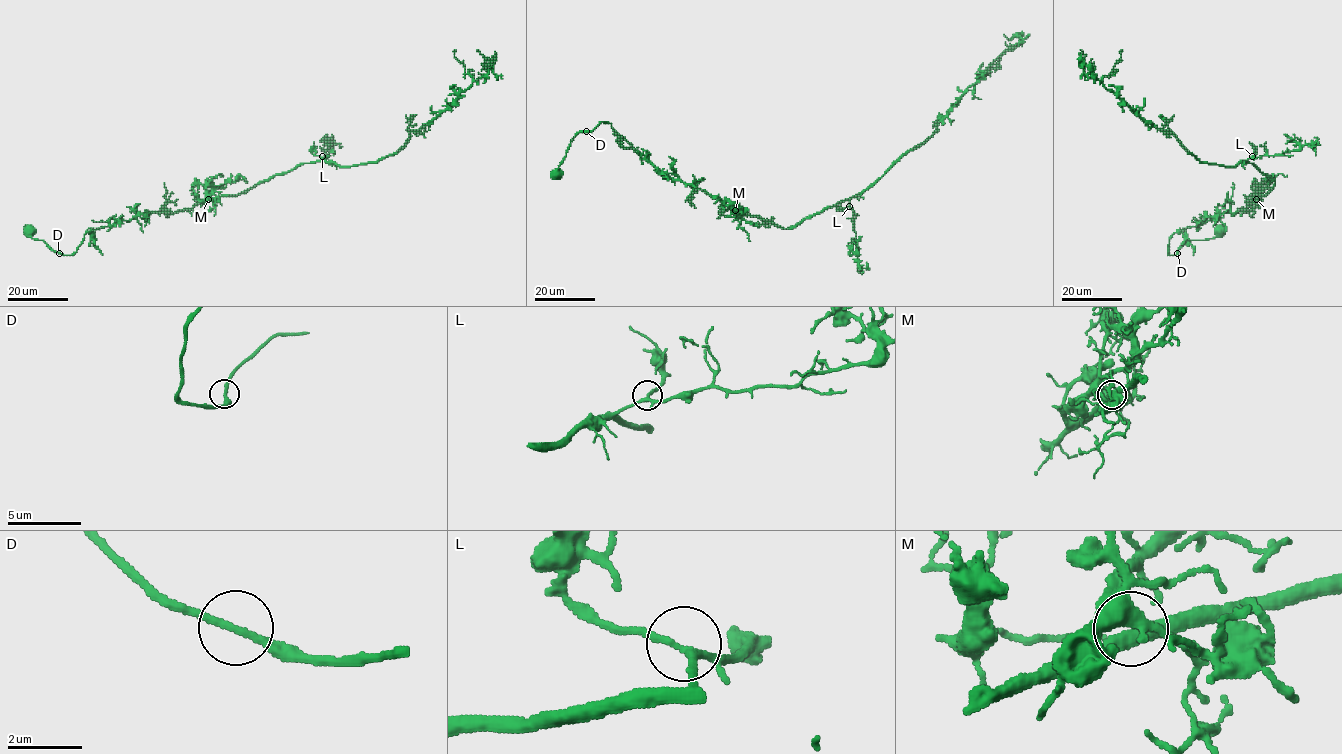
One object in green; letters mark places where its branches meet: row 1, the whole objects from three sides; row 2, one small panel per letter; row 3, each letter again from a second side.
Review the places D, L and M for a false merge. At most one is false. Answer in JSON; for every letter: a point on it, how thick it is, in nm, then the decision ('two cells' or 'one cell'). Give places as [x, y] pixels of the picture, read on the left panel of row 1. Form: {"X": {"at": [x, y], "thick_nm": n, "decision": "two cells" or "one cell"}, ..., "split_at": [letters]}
{"D": {"at": [59, 253], "thick_nm": 200, "decision": "one cell"}, "L": {"at": [322, 156], "thick_nm": 200, "decision": "one cell"}, "M": {"at": [208, 199], "thick_nm": 400, "decision": "one cell"}, "split_at": []}

